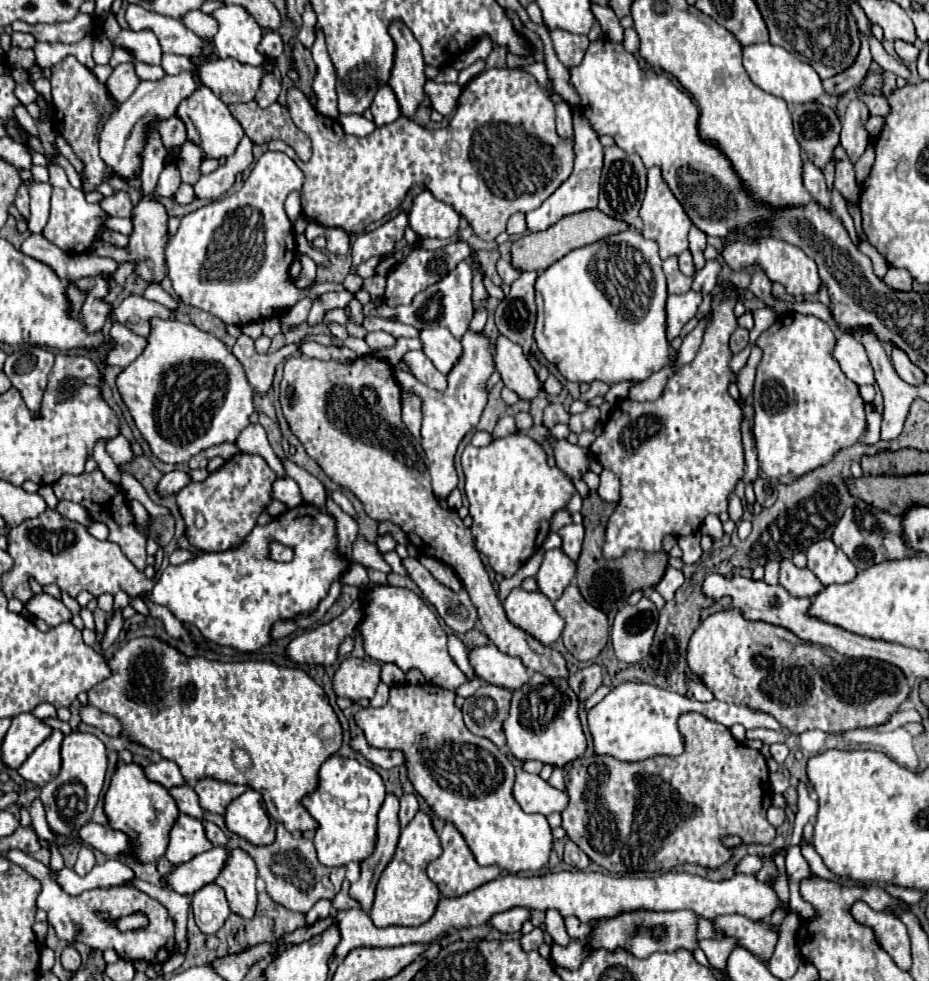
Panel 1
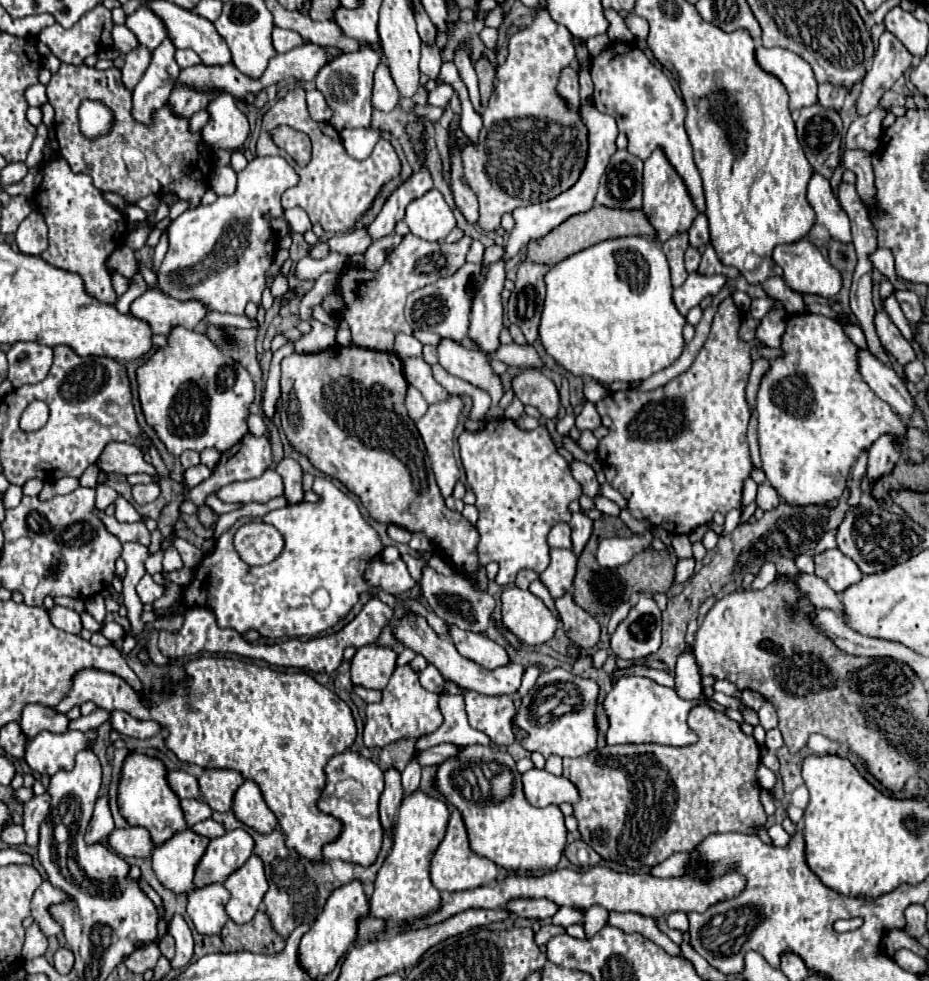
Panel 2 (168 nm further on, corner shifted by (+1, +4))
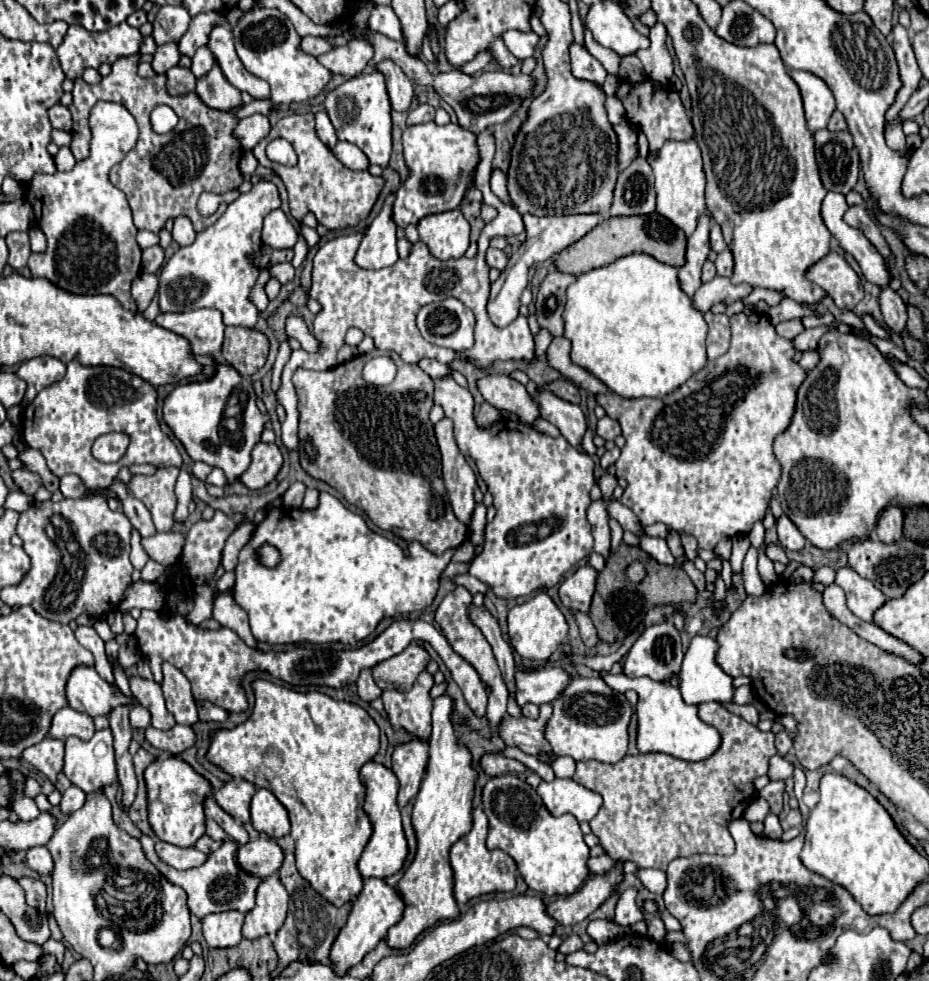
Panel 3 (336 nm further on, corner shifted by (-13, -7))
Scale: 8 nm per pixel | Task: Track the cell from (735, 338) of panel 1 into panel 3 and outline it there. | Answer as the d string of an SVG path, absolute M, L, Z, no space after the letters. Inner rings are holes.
M792 318L792 320L788 320L788 322L780 322L780 324L776 326L778 336L788 338L788 340L796 338L802 330L804 330L804 324L802 324L802 320L800 320L800 318Z

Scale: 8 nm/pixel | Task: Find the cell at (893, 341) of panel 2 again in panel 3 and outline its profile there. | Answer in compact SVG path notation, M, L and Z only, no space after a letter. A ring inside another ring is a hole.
M886 286L886 288L880 288L878 300L880 300L880 310L882 310L884 322L892 328L892 332L900 334L900 332L906 328L906 320L908 320L906 304L904 304L902 298L900 298L892 288L888 288L888 286Z

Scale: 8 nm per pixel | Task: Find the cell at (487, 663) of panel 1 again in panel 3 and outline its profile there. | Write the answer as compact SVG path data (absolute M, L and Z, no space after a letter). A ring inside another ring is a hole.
M456 586L454 592L446 594L446 598L442 600L442 604L436 610L436 624L440 626L440 630L444 632L446 640L450 642L452 650L456 654L460 654L468 664L472 664L476 668L476 672L480 674L482 682L490 688L490 698L488 698L488 710L486 710L486 718L488 718L488 726L490 732L496 734L496 728L500 726L500 720L507 714L508 691L500 670L496 668L496 660L492 656L492 648L488 644L488 640L484 640L484 634L480 632L480 628L476 628L472 624L472 620L468 620L468 608L472 604L472 596L468 594L468 590L464 586Z

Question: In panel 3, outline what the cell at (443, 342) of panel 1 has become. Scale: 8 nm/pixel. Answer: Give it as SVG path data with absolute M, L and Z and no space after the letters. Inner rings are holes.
M484 376L482 380L478 380L478 388L488 404L516 414L518 420L524 424L534 424L540 418L536 400L526 392L524 384L512 380L510 376Z

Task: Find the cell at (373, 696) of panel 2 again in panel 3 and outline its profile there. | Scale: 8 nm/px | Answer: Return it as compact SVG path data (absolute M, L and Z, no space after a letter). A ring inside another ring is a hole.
M364 670L364 672L360 674L360 678L358 678L356 684L358 684L358 696L360 696L362 700L366 700L366 702L372 702L372 700L376 700L376 698L382 696L382 690L376 686L370 670Z

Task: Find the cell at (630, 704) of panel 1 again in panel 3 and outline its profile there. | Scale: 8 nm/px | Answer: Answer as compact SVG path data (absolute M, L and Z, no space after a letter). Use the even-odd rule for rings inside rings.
M610 672L600 673L604 681L616 692L628 690L638 692L636 716L638 716L638 750L640 752L664 752L686 762L702 762L710 758L720 746L720 734L714 726L698 718L698 706L684 704L680 690L676 686L648 680L648 678L628 678L623 673L613 675Z

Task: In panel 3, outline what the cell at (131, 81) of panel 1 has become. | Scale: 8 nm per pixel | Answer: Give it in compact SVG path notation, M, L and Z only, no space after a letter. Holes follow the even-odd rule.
M178 42L176 44L162 44L158 46L154 60L152 60L152 68L156 70L156 74L166 74L168 68L176 66L180 60L180 52L178 52Z

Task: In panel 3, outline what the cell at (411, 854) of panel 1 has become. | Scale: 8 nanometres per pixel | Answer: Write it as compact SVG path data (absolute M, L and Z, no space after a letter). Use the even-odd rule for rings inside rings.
M448 694L438 696L434 700L430 760L412 810L412 824L418 836L418 852L414 862L408 866L402 880L398 882L398 888L406 902L404 916L394 928L390 928L386 940L388 946L394 950L406 950L424 930L432 928L436 922L458 918L458 904L452 892L454 878L448 852L450 846L472 828L472 798L474 784L478 780L478 768L472 762L468 746L458 742L458 734L452 724L454 712L454 700Z

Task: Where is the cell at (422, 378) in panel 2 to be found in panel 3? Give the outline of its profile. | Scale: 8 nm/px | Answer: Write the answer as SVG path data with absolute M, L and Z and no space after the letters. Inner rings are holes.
M454 378L434 380L434 402L444 408L446 418L454 422L454 438L458 450L470 456L482 480L488 484L488 492L494 496L496 518L486 524L486 542L482 552L474 558L470 574L504 600L530 596L540 588L552 588L560 578L582 558L592 554L592 532L586 520L586 508L590 506L590 488L594 486L594 462L586 452L570 446L566 438L550 438L536 428L516 422L498 420L488 428L480 428L474 420L474 398L472 394L458 386Z

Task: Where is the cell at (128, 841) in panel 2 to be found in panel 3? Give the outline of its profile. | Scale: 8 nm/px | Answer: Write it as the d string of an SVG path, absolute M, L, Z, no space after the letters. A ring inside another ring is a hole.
M156 840L156 852L160 856L160 860L164 860L166 864L170 864L176 870L188 870L188 868L196 868L200 864L204 864L204 860L208 858L206 852L200 852L196 848L180 848L162 840Z

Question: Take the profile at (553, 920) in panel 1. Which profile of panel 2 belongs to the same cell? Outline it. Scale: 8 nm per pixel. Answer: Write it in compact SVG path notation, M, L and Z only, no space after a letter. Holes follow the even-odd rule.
M560 907L558 913L552 917L552 923L554 925L562 925L562 927L568 927L568 925L574 925L574 923L582 923L582 913L576 911L576 909L570 909L570 907Z

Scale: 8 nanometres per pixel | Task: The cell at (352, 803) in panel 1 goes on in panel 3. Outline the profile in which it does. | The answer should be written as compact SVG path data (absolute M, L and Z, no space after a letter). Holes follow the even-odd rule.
M368 762L362 766L360 770L360 778L362 784L366 786L366 800L364 800L364 810L372 820L374 826L374 834L368 842L368 846L362 852L362 858L358 862L358 868L362 872L364 878L390 878L392 874L396 874L406 858L408 858L408 842L404 836L404 828L402 828L402 818L400 818L400 808L396 802L396 794L398 794L398 780L394 776L394 772L378 762Z

